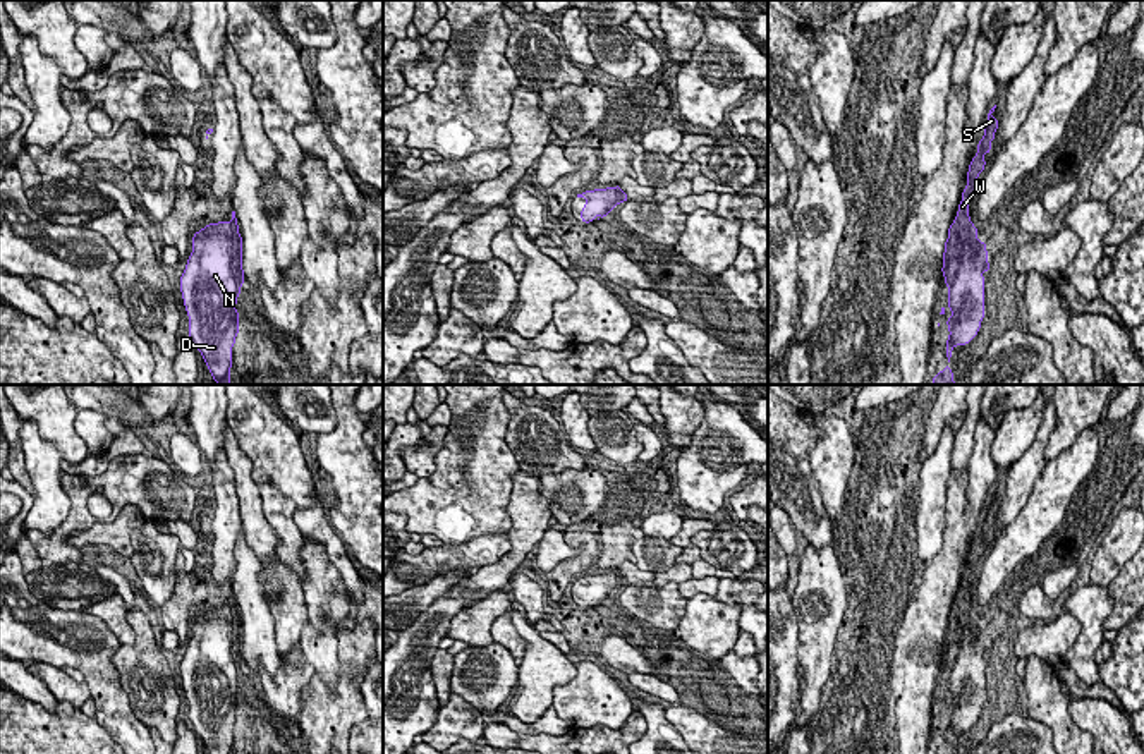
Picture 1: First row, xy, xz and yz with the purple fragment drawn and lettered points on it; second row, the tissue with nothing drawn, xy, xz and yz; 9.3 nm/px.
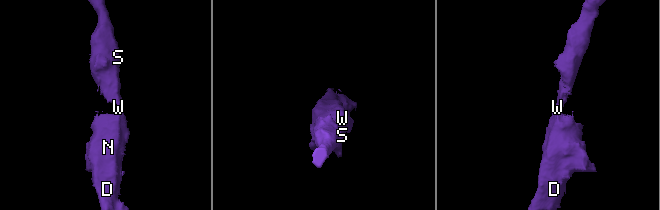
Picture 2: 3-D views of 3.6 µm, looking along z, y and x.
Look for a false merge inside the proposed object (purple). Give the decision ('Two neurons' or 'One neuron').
One neuron

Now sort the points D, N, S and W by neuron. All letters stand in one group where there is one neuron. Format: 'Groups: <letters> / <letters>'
Groups: D N S W

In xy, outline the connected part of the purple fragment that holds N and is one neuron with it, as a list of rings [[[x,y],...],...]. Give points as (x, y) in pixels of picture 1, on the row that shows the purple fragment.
[[[232,211],[230,222],[210,223],[194,234],[180,277],[187,335],[218,385],[230,383],[232,347],[239,335],[235,304],[244,278],[242,237]]]

